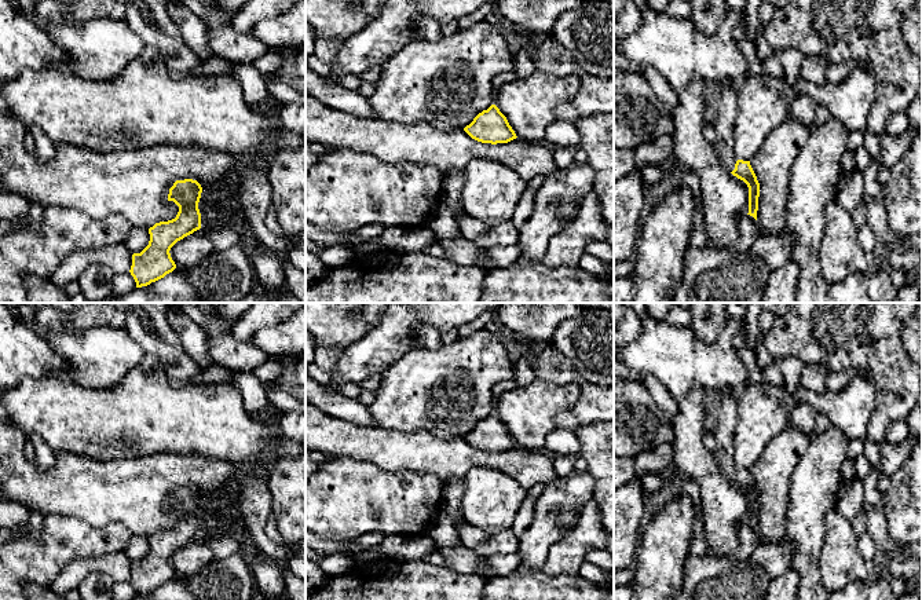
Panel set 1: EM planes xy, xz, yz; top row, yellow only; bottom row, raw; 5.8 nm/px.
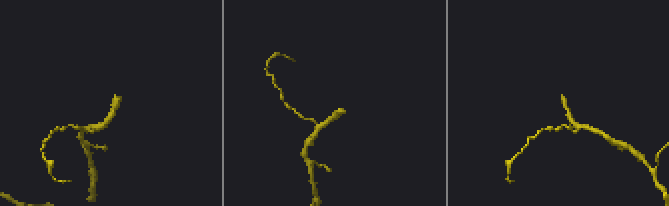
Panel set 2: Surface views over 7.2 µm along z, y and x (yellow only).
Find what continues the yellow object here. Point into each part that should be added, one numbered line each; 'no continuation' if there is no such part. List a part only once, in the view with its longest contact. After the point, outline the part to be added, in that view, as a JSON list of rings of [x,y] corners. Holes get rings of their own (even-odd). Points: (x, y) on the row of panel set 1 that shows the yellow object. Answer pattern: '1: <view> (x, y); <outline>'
1: yz (727, 109); [[[725,81],[716,87],[716,89],[718,92],[718,105],[713,127],[717,136],[713,147],[717,151],[721,165],[732,172],[738,161],[733,153],[733,129],[738,116],[736,85]]]

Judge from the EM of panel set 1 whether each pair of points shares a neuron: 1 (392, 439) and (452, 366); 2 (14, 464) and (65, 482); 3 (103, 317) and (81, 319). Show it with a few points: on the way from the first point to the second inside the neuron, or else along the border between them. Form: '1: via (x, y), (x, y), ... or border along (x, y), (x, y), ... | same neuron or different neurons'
1: border along (374, 424), (383, 428), (427, 430), (431, 434) | different neurons
2: via (26, 476), (32, 482), (52, 482) | same neuron
3: via (98, 317), (87, 317) | same neuron

